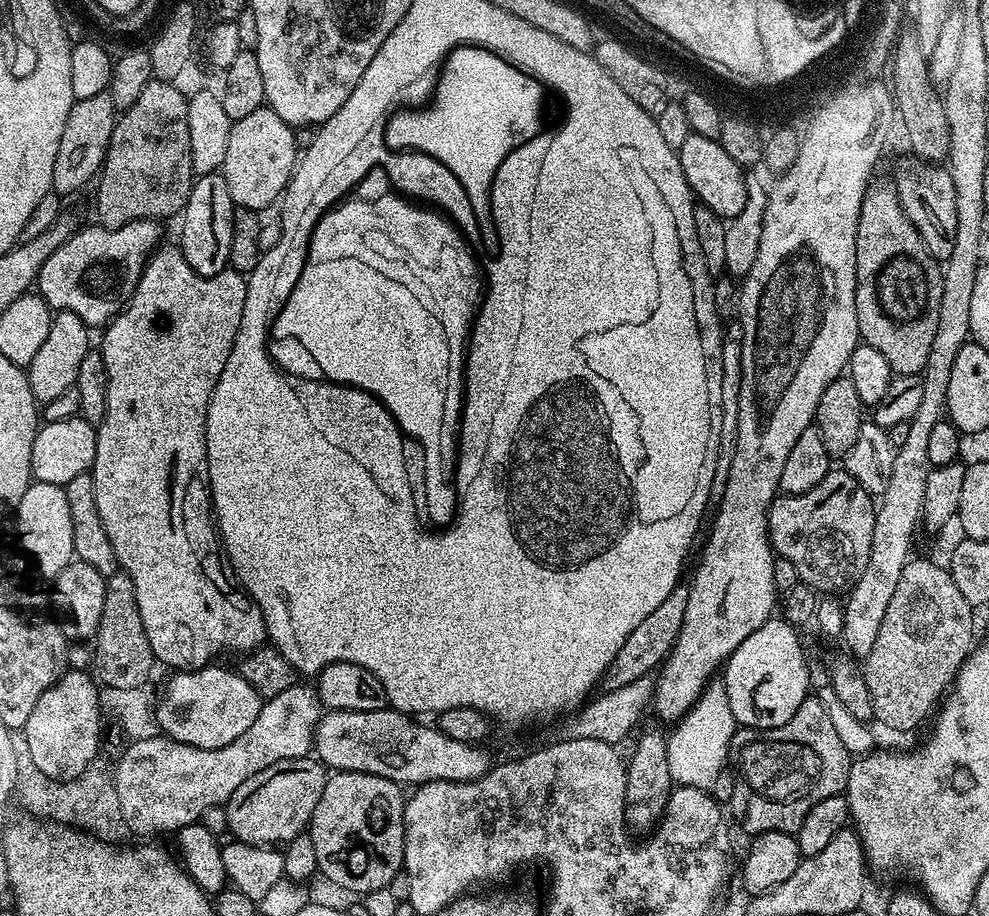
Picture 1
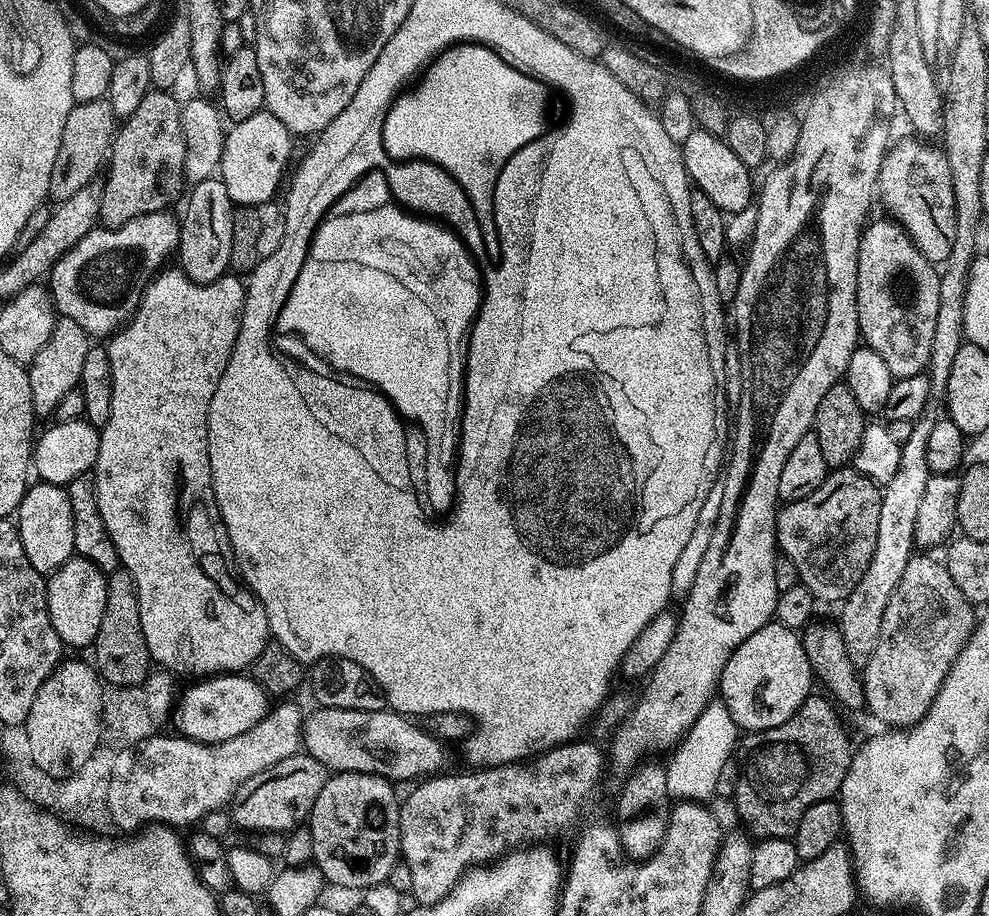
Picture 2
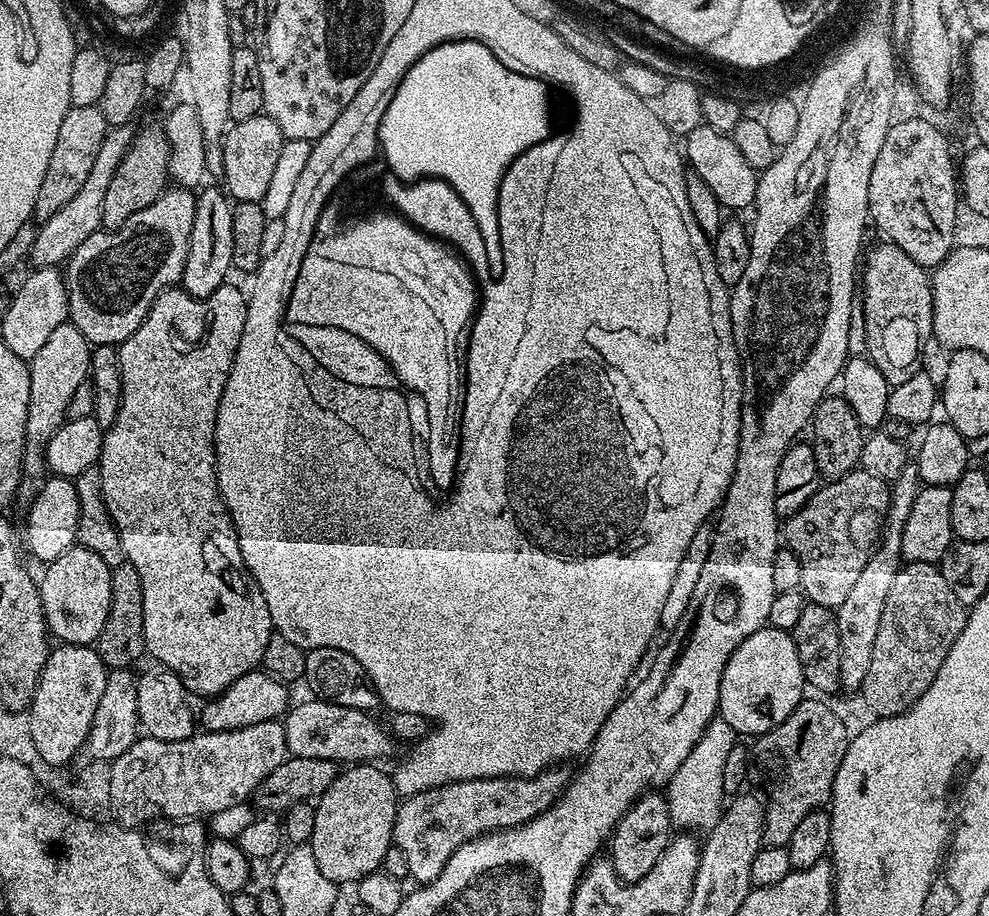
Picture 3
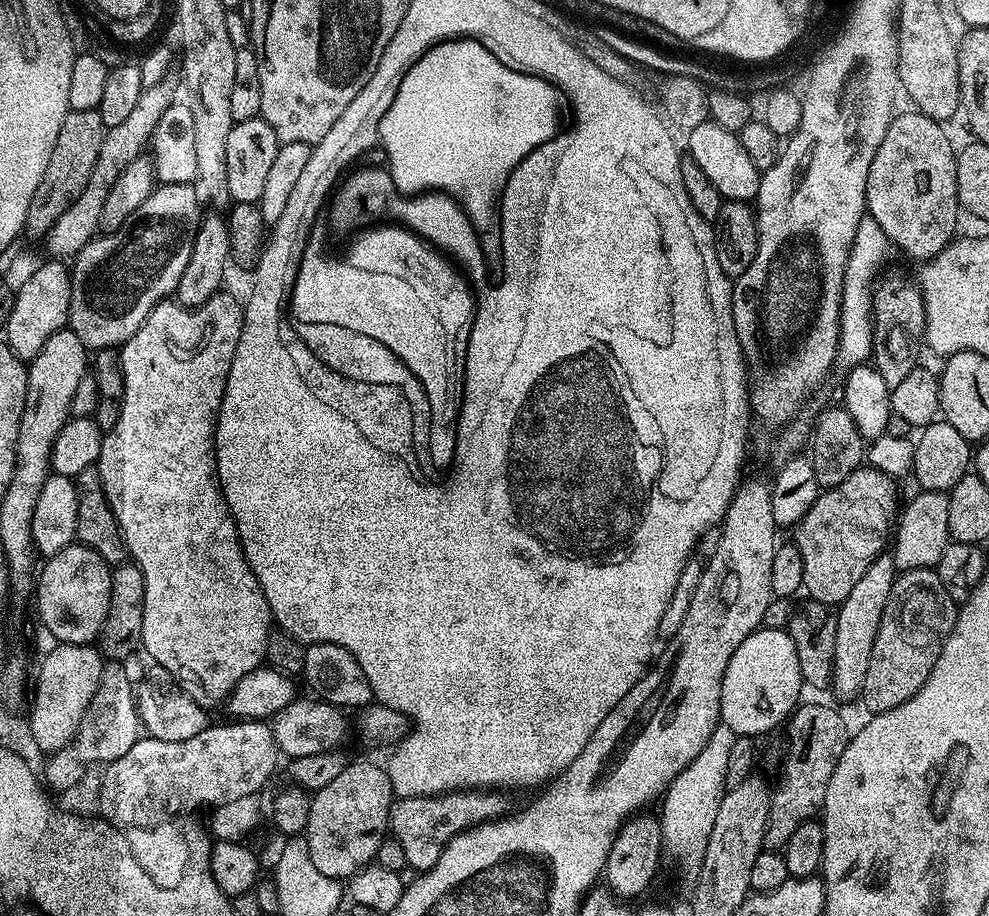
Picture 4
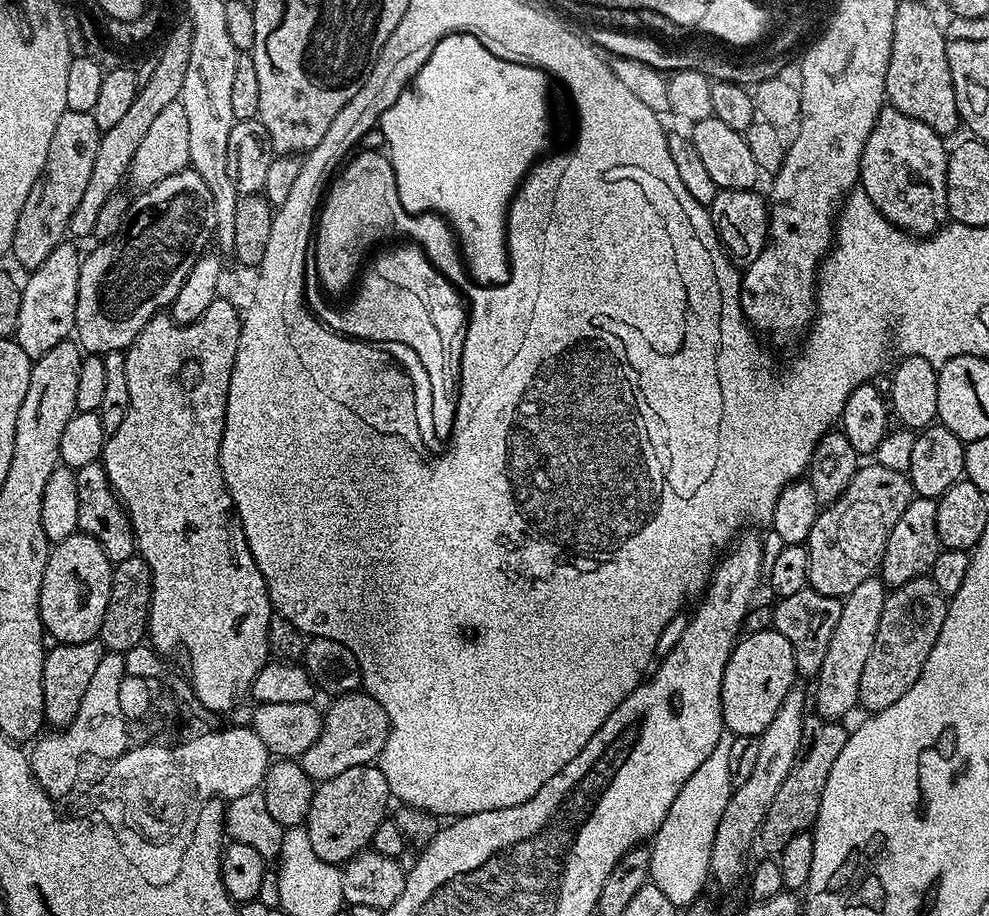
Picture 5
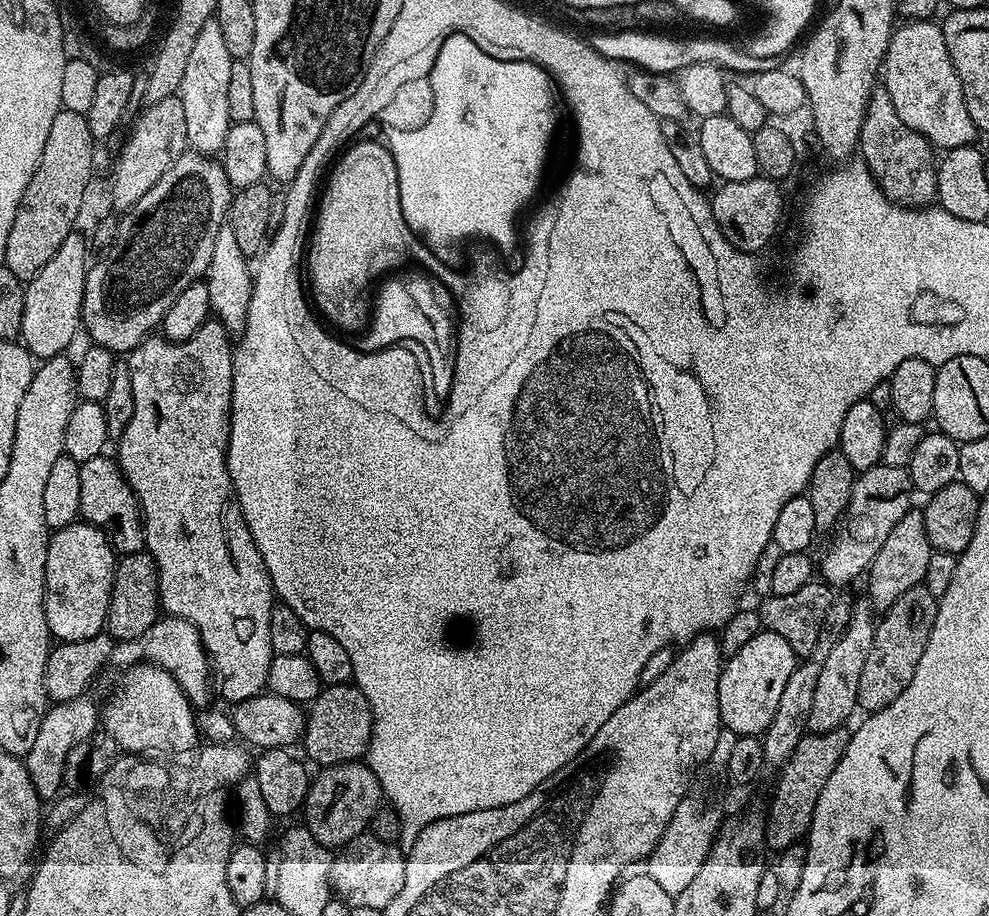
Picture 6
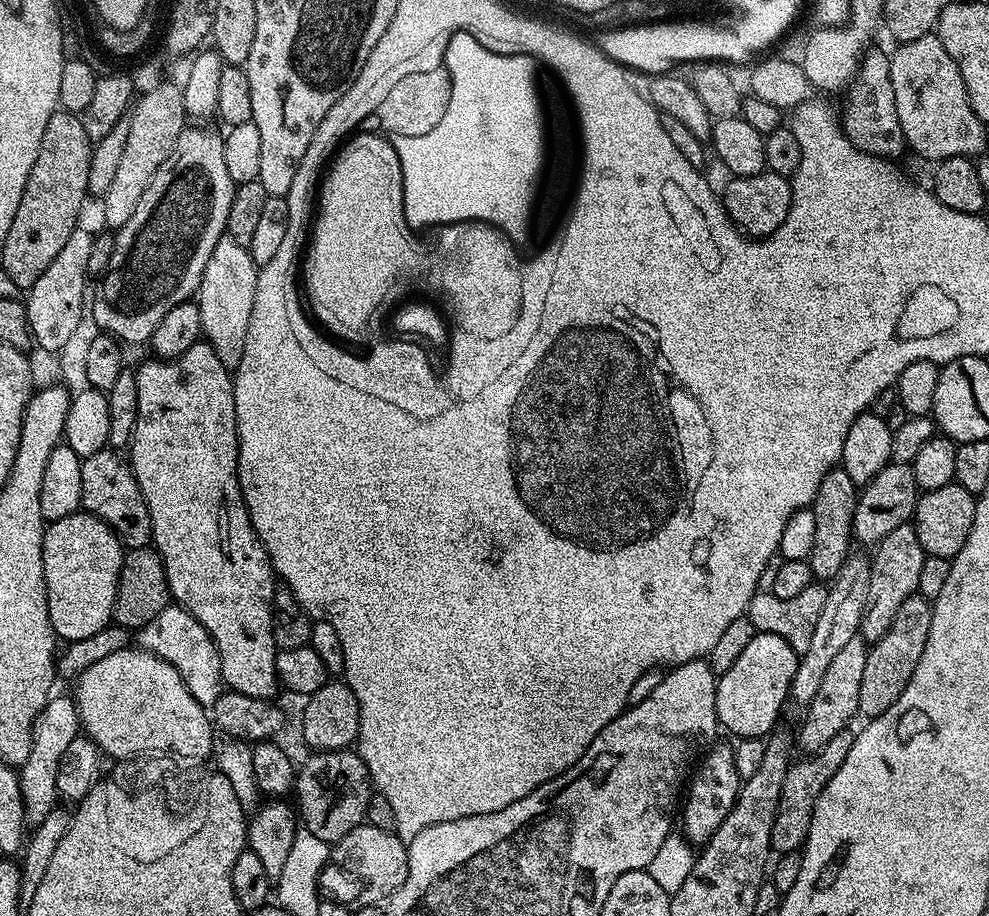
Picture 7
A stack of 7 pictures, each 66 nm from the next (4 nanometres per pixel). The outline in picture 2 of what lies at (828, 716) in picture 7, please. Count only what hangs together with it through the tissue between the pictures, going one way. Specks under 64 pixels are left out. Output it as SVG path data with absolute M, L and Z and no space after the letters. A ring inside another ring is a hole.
M925 410L914 421L909 440L900 445L898 471L882 486L880 493L882 510L878 513L878 542L874 542L874 554L870 554L870 562L858 586L854 586L852 593L839 605L838 627L842 642L846 642L850 662L860 670L867 666L870 654L874 654L878 630L882 630L882 614L886 614L886 602L890 602L890 594L894 594L894 586L898 586L906 562L910 562L914 555L914 526L930 475L926 466L926 438L930 438L930 430L934 430L936 421L937 417L931 416L931 411Z

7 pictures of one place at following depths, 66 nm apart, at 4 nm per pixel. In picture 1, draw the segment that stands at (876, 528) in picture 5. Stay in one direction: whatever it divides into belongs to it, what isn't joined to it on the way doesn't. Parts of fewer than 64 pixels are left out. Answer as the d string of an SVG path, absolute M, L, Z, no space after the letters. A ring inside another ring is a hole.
M829 470L826 478L814 490L806 490L806 494L777 495L768 507L768 539L772 541L773 553L794 562L801 581L820 594L838 594L834 592L851 589L862 578L862 570L870 562L870 546L874 546L877 501L847 470L839 471Z

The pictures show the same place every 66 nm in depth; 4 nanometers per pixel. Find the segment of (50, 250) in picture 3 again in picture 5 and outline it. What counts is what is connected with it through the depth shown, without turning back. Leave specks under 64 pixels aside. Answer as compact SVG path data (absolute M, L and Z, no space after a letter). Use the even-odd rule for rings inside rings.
M177 23L172 28L170 36L164 38L159 45L161 46L160 56L155 57L156 65L154 74L150 74L150 82L136 91L134 106L130 106L129 112L115 126L110 126L110 130L102 133L98 146L98 158L94 158L94 170L90 173L90 183L86 186L86 194L82 194L82 202L78 202L78 210L74 210L70 218L68 230L73 237L75 235L86 236L86 238L92 236L94 222L98 222L98 214L103 204L121 191L120 183L125 183L134 153L142 142L142 134L150 130L150 125L154 122L154 118L158 118L158 113L166 106L170 106L170 102L180 99L180 91L186 82L186 62L190 62L191 37L192 30L187 23Z

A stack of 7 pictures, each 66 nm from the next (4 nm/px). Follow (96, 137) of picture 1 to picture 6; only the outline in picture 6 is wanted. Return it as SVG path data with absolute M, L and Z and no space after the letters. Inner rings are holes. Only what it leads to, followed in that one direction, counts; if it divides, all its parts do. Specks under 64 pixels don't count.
M61 110L50 126L50 134L46 138L42 158L14 214L14 226L10 226L10 238L6 238L6 254L2 258L2 264L10 270L10 274L14 274L14 278L22 282L33 280L38 270L42 270L42 266L46 266L46 262L54 258L58 246L62 246L62 242L66 242L68 235L77 227L76 219L79 218L80 207L84 204L84 191L87 190L88 183L92 180L92 155L95 154L96 148L98 144L90 134L87 115L83 112Z

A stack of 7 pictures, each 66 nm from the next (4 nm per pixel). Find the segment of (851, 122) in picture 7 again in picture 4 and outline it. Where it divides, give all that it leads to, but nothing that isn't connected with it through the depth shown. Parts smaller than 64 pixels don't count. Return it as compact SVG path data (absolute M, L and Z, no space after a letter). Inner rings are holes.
M893 115L886 138L882 138L882 146L870 162L864 202L867 215L887 234L889 245L897 244L906 255L927 262L957 235L957 149L952 148L941 121L911 115Z

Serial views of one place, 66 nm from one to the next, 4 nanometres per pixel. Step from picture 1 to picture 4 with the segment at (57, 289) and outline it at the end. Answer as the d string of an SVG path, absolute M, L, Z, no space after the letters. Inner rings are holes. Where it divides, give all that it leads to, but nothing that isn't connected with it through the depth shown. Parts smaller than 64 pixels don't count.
M160 184L153 187L150 198L146 198L146 202L142 202L142 206L138 206L138 210L134 210L126 222L122 222L120 229L97 235L71 261L72 289L67 327L82 338L85 348L119 349L136 333L138 326L142 326L150 310L175 293L182 270L186 270L186 262L190 262L194 238L200 229L200 200L201 193L192 184Z

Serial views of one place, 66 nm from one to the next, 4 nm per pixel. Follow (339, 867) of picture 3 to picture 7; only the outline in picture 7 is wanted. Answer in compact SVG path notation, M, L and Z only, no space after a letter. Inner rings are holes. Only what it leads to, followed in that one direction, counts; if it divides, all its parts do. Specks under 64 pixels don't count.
M313 751L311 755L304 765L299 765L294 785L295 803L303 827L331 846L350 834L350 830L365 823L368 803L374 795L374 785L362 758L355 751Z

